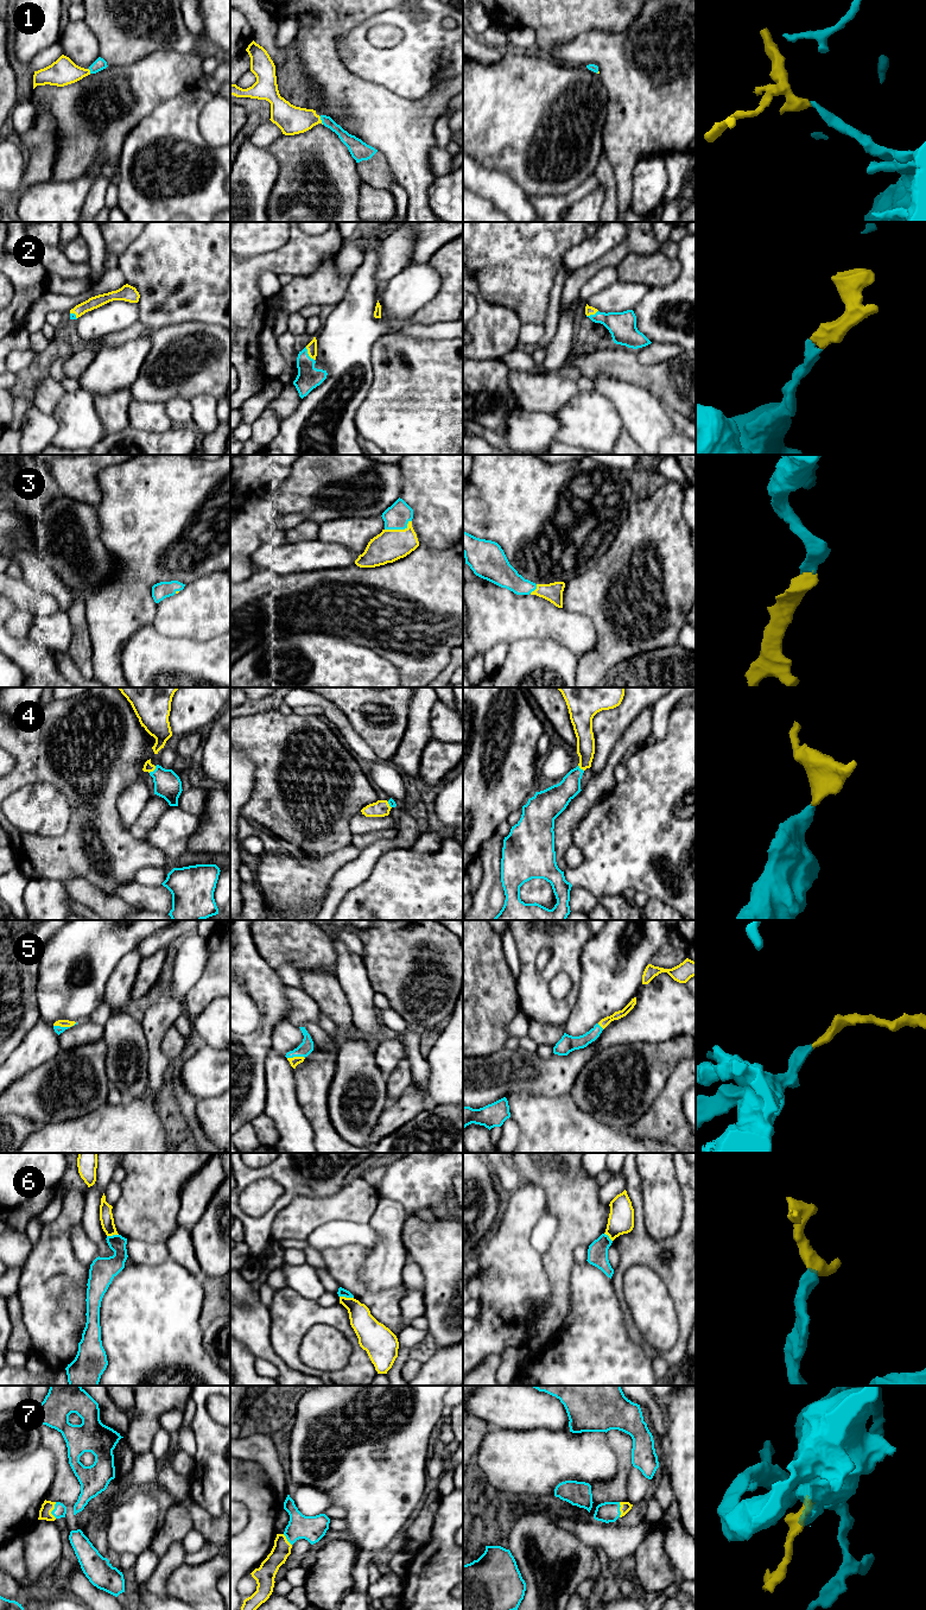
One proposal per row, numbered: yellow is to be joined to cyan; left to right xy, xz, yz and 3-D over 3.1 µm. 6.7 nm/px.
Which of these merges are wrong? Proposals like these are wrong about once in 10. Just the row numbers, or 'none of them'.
none of them

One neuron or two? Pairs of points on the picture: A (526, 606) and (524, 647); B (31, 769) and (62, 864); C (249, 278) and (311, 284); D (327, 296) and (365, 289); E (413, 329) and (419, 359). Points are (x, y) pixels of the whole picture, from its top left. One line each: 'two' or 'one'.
A: two
B: one
C: two
D: two
E: two

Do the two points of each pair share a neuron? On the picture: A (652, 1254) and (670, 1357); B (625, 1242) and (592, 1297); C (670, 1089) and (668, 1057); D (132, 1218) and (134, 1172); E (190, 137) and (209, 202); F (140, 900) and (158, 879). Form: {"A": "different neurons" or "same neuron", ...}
{"A": "same neuron", "B": "different neurons", "C": "different neurons", "D": "same neuron", "E": "same neuron", "F": "different neurons"}

